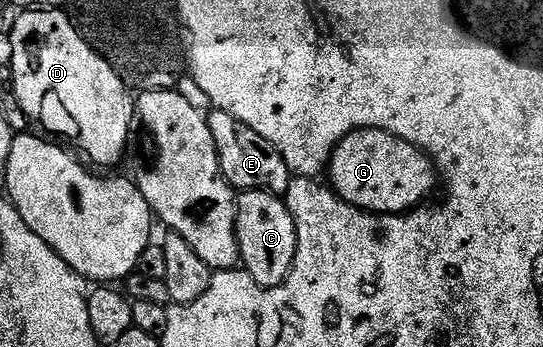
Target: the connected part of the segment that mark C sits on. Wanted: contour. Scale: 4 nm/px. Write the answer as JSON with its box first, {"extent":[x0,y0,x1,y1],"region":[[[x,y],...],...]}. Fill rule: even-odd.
{"extent":[236,191,296,287],"region":[[[245,191],[236,200],[236,236],[243,270],[260,287],[277,287],[288,280],[296,256],[296,222],[287,202],[268,191]]]}

